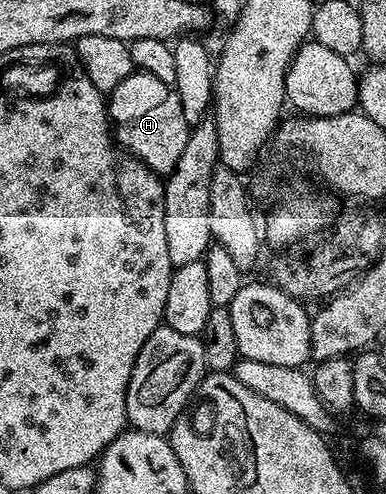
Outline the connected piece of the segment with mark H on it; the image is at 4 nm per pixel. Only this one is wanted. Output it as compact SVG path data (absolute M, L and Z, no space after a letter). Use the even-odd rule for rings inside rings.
M142 71L130 73L109 95L107 116L113 126L113 137L120 149L133 154L160 175L166 175L177 167L185 143L189 143L191 126L181 111L181 99L174 88L161 79Z

